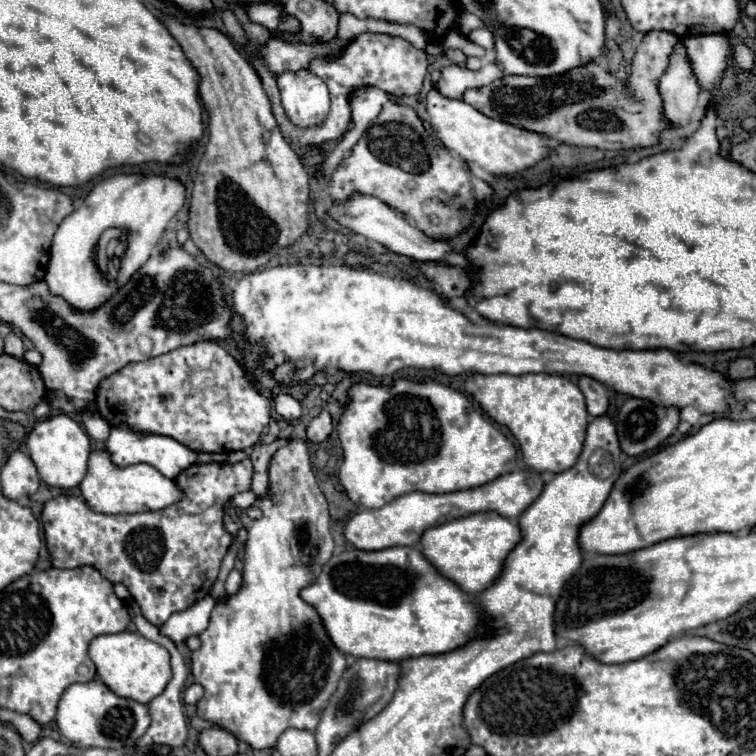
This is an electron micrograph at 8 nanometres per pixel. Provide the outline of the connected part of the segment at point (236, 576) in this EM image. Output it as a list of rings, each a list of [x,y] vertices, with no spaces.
[[[232,570],[226,578],[226,594],[234,596],[240,590],[240,584],[242,584],[242,574],[238,570]]]

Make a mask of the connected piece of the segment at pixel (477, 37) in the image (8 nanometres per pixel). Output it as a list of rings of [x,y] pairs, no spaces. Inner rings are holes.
[[[486,28],[484,30],[472,30],[468,34],[468,40],[474,42],[474,44],[478,44],[478,46],[482,46],[486,52],[494,50],[494,38],[492,38],[492,34]]]

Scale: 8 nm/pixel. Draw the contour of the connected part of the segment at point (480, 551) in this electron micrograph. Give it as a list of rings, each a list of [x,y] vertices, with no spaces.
[[[480,512],[424,530],[420,546],[426,560],[444,578],[452,580],[466,594],[478,594],[498,578],[504,558],[516,546],[518,540],[520,528],[516,522],[502,518],[496,512]]]

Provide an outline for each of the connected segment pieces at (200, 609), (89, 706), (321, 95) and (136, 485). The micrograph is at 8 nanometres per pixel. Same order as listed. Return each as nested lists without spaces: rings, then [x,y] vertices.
[[[206,596],[204,600],[198,600],[196,604],[192,604],[192,608],[186,608],[184,612],[172,614],[160,626],[160,634],[172,638],[176,644],[186,642],[188,636],[204,632],[204,628],[208,626],[208,618],[210,618],[210,612],[212,612],[214,604],[216,604],[214,598]]]
[[[100,680],[88,684],[72,684],[58,704],[56,724],[60,734],[78,748],[124,748],[132,746],[150,726],[148,706],[116,696]]]
[[[286,72],[278,76],[282,106],[290,122],[298,128],[320,126],[330,112],[326,84],[312,72]]]
[[[92,450],[88,474],[78,488],[86,506],[98,514],[132,514],[144,510],[160,510],[168,504],[174,504],[182,496],[176,484],[156,472],[156,468],[152,468],[150,464],[134,464],[120,468],[112,462],[108,450]]]

